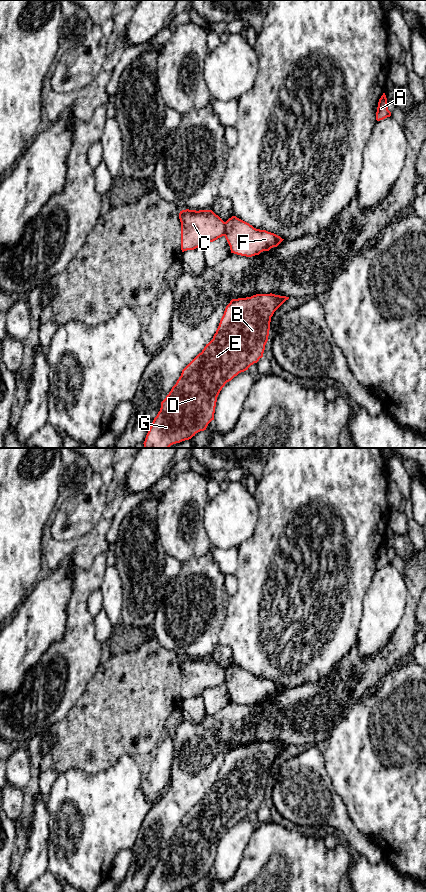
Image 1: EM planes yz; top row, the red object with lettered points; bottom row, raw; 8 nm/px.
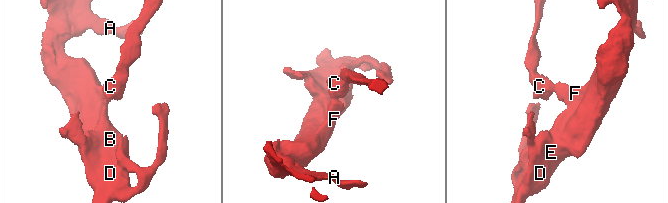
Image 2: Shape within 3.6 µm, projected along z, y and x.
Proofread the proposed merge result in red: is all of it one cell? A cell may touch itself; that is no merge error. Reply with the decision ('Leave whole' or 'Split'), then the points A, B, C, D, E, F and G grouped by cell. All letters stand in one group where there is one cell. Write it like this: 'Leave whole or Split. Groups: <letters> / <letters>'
Split. Groups: A B D E F G / C

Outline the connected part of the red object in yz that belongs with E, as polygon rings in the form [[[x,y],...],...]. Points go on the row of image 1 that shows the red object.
[[[270,293],[230,301],[213,339],[182,370],[176,384],[161,402],[160,411],[143,443],[144,448],[169,448],[206,430],[208,424],[214,420],[217,397],[225,384],[263,357],[271,317],[288,299],[289,297]]]

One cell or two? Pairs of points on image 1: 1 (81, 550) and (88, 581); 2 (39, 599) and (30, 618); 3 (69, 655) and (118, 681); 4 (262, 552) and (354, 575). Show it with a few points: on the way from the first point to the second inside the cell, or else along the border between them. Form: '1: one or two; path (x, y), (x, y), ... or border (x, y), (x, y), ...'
1: two; border (101, 553), (87, 569), (74, 573)
2: one; path (39, 604), (39, 609), (35, 613)
3: two; border (102, 662), (84, 690)
4: one; path (290, 513), (309, 496), (332, 503), (347, 536)

